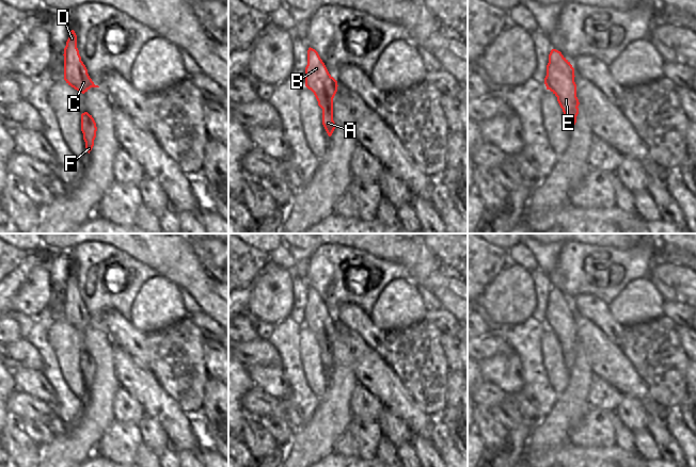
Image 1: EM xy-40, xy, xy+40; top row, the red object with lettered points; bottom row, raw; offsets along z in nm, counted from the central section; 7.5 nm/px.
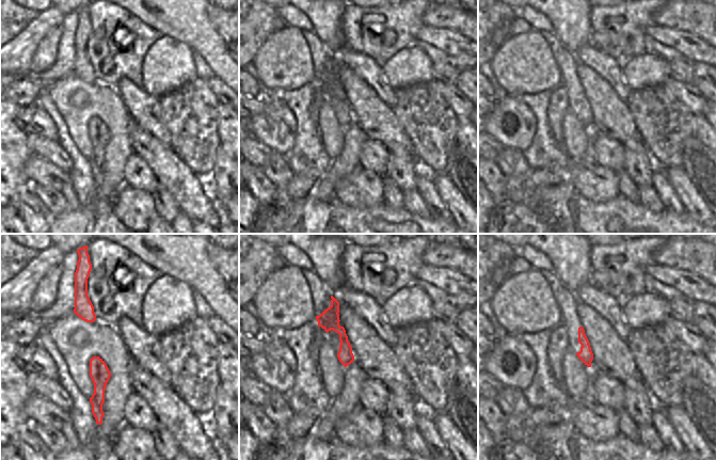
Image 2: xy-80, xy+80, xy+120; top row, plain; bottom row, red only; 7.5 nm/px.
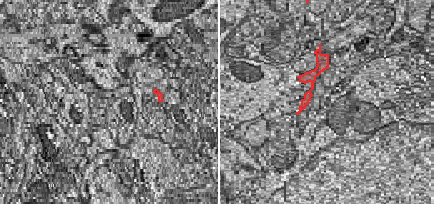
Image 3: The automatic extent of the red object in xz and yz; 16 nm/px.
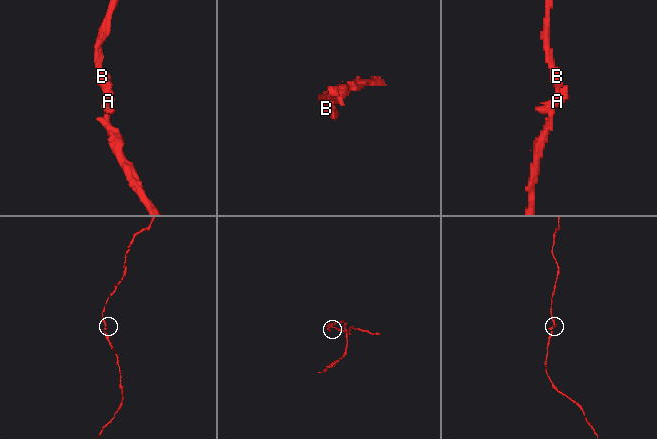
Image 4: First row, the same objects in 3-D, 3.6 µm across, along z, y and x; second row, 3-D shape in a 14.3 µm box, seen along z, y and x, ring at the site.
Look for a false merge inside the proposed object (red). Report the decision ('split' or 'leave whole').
leave whole

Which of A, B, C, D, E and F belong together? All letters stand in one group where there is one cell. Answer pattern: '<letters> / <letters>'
A B C D E F

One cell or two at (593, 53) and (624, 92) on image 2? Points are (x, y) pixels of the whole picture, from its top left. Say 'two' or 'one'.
one

